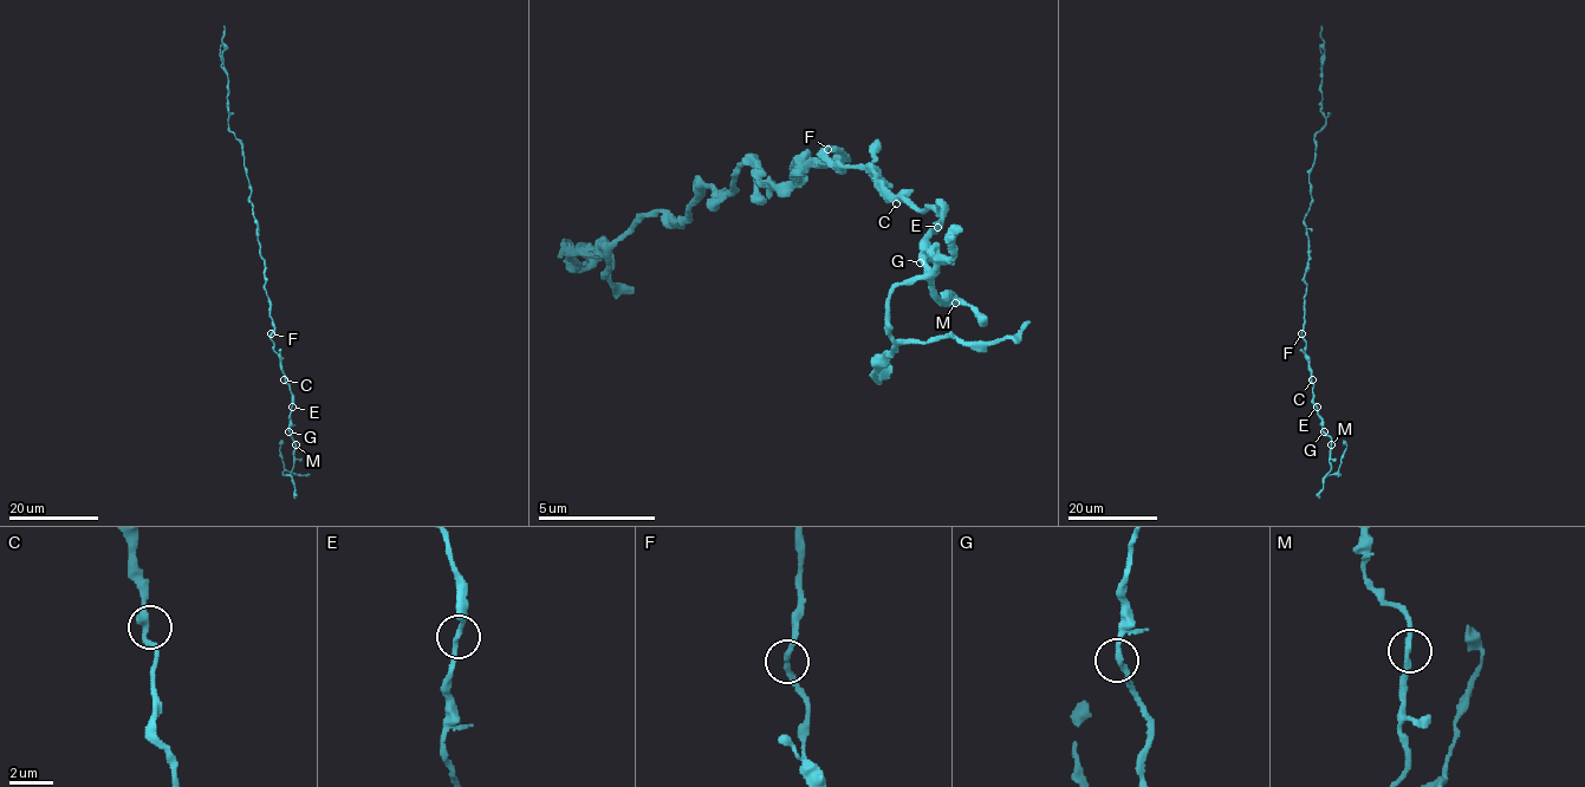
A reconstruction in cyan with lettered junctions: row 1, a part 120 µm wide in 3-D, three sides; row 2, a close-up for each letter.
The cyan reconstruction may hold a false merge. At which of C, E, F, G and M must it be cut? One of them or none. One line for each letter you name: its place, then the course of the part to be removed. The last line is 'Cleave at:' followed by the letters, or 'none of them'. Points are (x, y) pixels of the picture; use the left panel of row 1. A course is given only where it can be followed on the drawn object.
Cleave at: none of them

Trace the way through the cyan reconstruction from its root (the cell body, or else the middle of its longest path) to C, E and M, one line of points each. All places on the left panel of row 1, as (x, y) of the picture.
C: (265, 274), (274, 327), (271, 338), (284, 379)
E: (265, 274), (274, 327), (271, 338), (290, 388), (292, 407)
M: (265, 274), (274, 327), (271, 338), (292, 395), (288, 431), (296, 444)

